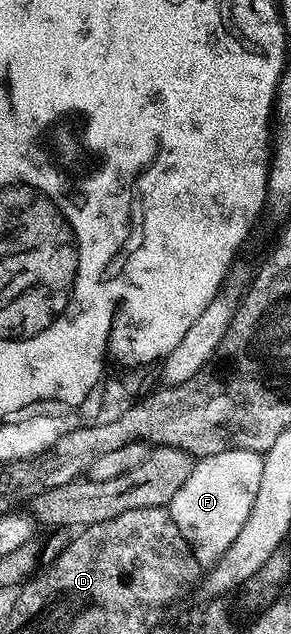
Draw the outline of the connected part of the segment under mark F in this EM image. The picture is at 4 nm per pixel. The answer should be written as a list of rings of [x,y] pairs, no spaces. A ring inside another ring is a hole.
[[[248,450],[222,451],[199,457],[193,463],[185,485],[171,499],[168,505],[171,520],[193,547],[195,558],[202,568],[219,564],[245,525],[262,482],[263,465],[263,455]]]

